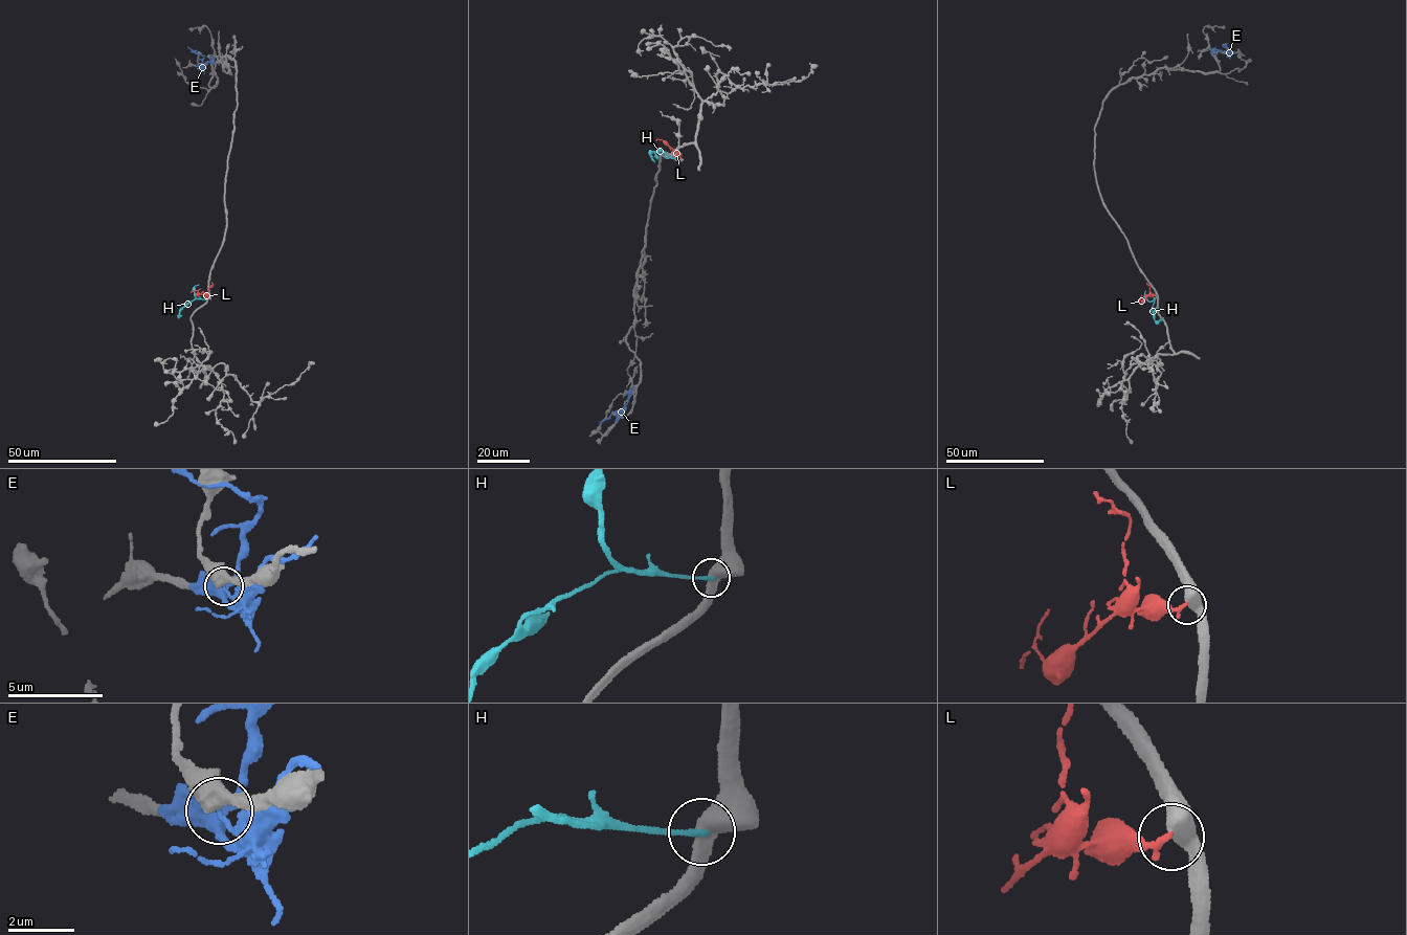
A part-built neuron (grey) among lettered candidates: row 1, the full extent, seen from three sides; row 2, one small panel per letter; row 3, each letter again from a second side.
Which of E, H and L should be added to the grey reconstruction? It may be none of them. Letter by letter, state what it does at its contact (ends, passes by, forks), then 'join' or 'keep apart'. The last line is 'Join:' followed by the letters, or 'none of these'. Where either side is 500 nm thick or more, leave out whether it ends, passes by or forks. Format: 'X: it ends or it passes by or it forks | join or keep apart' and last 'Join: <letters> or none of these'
E: it ends | keep apart
H: it ends | keep apart
L: join
Join: L

